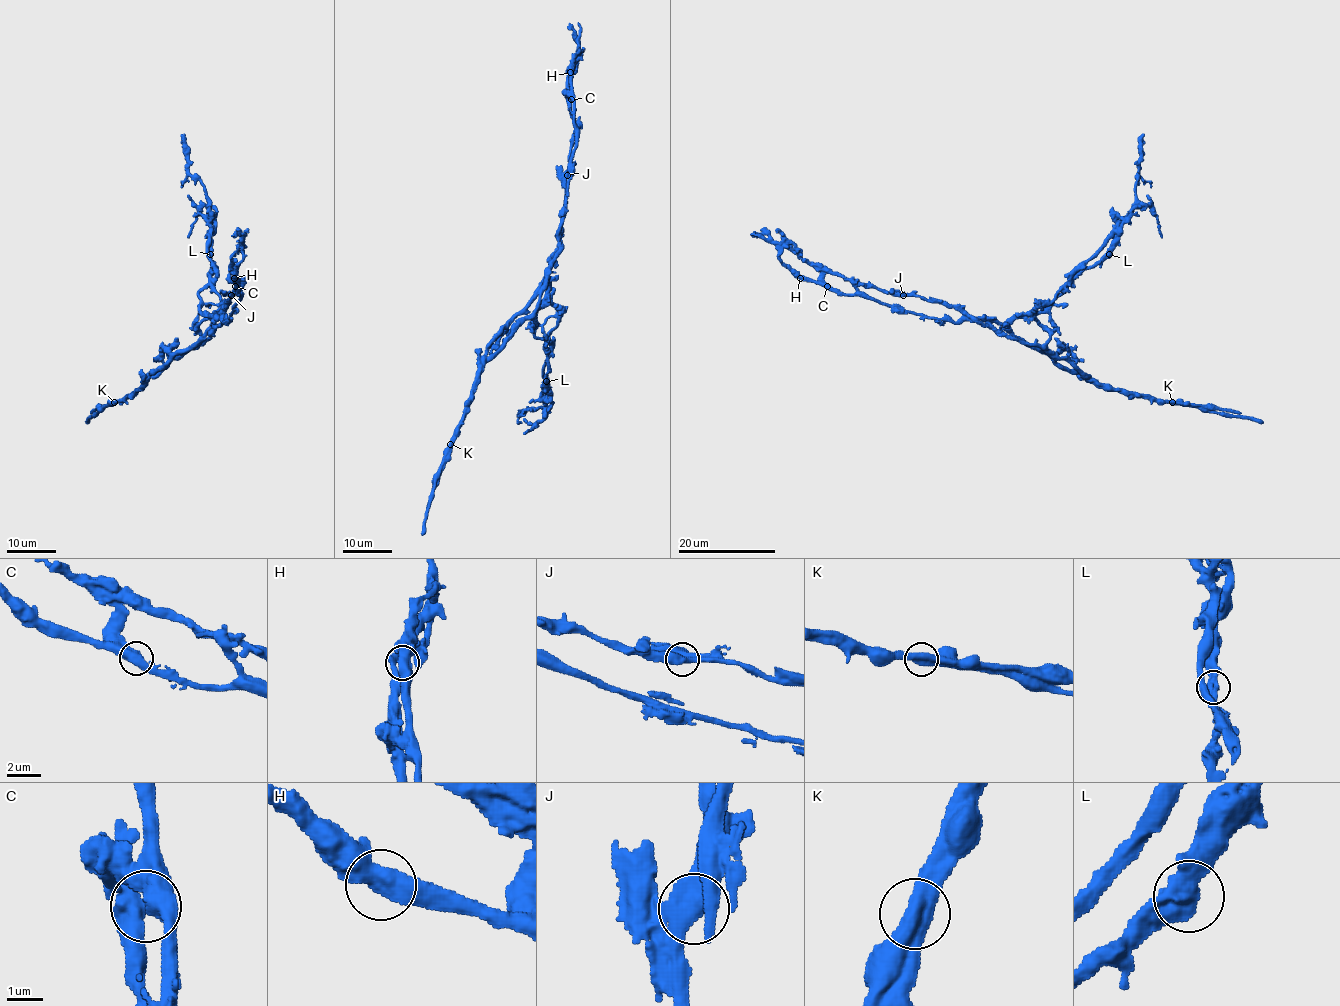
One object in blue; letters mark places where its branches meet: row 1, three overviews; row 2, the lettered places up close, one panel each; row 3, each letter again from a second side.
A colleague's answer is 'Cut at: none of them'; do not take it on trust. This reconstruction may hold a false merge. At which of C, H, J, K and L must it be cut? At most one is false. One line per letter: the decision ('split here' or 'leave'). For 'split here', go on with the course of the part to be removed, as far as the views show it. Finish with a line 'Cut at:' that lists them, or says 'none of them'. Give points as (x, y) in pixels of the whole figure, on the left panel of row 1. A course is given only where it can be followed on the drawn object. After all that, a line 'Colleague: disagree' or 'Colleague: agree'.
C: leave
H: leave
J: leave
K: split here; foreign part runs (114, 402), (130, 396), (169, 362), (203, 342), (223, 322), (229, 296), (240, 284), (231, 257), (245, 246)
L: leave
Cut at: K
Colleague: disagree

